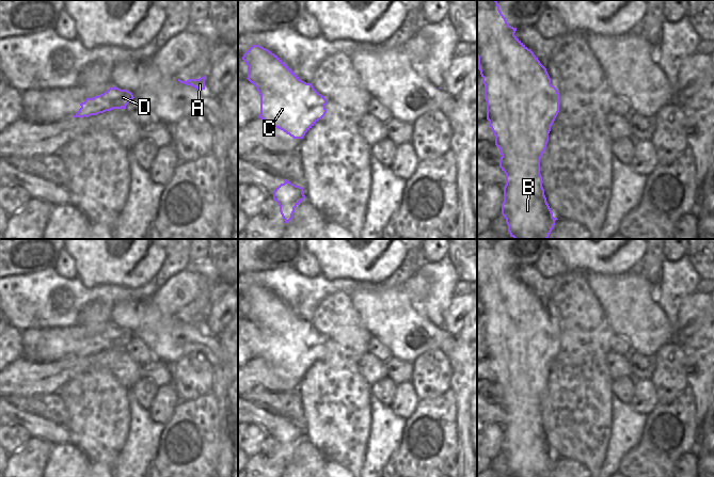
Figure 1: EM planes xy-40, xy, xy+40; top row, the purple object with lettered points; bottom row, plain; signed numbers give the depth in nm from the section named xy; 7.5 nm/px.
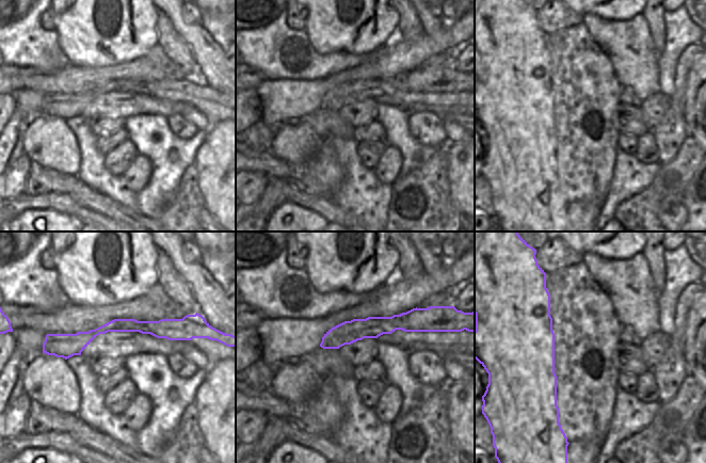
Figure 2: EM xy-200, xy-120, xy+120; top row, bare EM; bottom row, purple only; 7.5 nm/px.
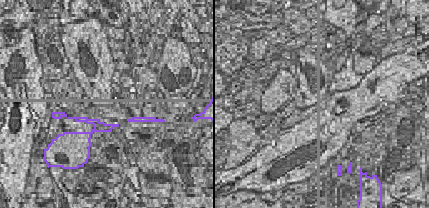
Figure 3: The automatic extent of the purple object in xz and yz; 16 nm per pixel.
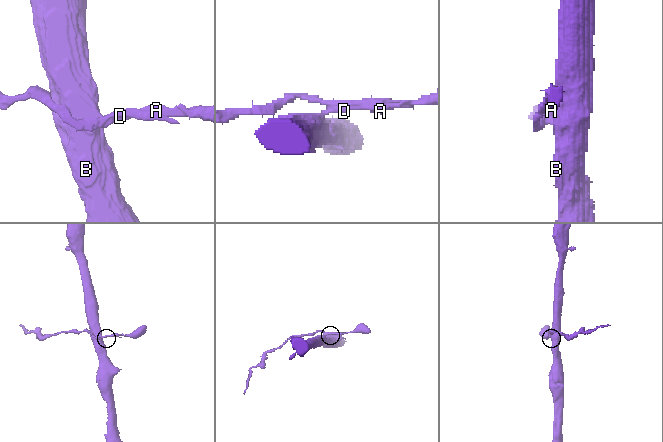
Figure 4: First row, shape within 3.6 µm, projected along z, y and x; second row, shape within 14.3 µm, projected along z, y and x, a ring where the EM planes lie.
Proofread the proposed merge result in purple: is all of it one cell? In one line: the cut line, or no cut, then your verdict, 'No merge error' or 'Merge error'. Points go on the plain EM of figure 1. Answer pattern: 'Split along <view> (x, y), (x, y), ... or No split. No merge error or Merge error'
Split along xy-40 (76, 353), (83, 355). Merge error

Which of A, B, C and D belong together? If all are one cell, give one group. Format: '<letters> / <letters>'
A D / B C

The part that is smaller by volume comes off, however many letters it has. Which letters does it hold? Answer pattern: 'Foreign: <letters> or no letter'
Foreign: A, D

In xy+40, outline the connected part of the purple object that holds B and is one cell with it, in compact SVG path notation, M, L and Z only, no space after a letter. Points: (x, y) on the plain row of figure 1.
M477 239L477 297L485 323L487 359L502 394L499 407L506 413L502 454L513 477L549 477L557 457L546 441L540 413L540 398L551 366L559 351L559 332L551 323L546 307L515 274L496 239Z

